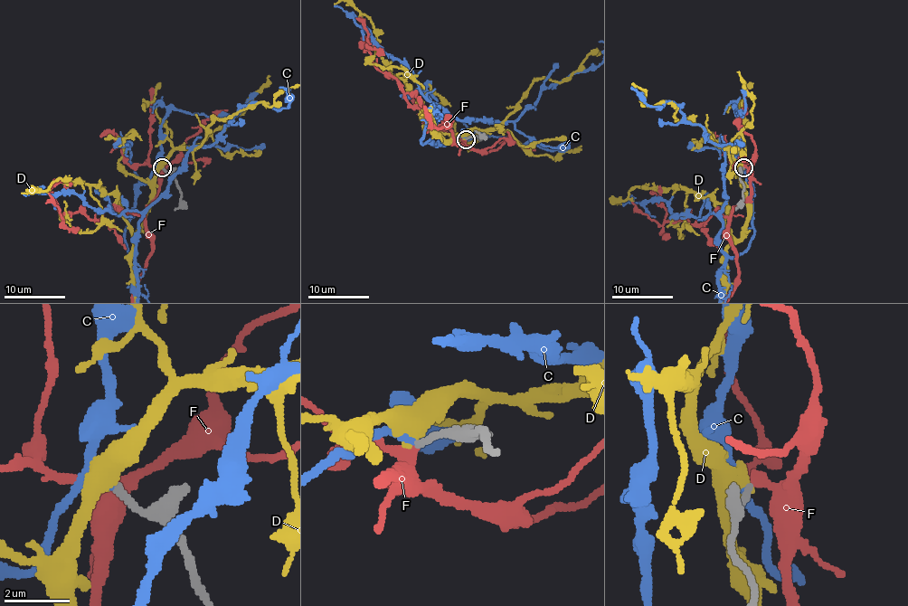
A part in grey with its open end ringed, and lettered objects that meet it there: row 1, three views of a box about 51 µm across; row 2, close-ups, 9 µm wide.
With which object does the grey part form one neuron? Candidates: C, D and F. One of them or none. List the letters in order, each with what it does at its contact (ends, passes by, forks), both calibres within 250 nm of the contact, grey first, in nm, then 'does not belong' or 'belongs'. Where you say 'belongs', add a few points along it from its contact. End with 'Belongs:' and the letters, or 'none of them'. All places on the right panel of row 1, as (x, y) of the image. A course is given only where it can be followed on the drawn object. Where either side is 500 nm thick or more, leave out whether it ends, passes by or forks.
C: it passes by | 200/110 nm | does not belong
D: it passes by | 200/440 nm | does not belong
F: it passes by | 200/320 nm | belongs
Belongs: F

